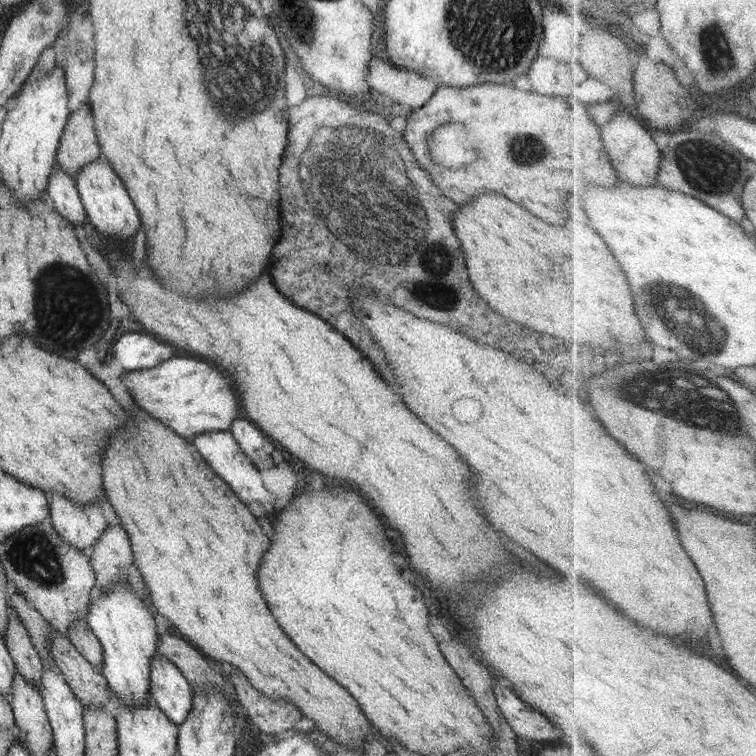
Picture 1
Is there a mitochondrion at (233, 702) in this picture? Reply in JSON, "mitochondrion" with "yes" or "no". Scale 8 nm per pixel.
{"mitochondrion":"no"}

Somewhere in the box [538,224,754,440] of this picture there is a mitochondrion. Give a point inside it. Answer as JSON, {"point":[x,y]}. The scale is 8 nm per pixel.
{"point":[703,332]}

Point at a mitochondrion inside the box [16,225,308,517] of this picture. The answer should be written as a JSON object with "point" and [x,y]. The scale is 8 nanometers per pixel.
{"point":[55,286]}

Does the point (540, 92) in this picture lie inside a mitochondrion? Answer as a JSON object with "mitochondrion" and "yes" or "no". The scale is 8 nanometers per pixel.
{"mitochondrion":"no"}

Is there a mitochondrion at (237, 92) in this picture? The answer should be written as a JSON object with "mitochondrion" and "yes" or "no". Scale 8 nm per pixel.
{"mitochondrion":"yes"}

